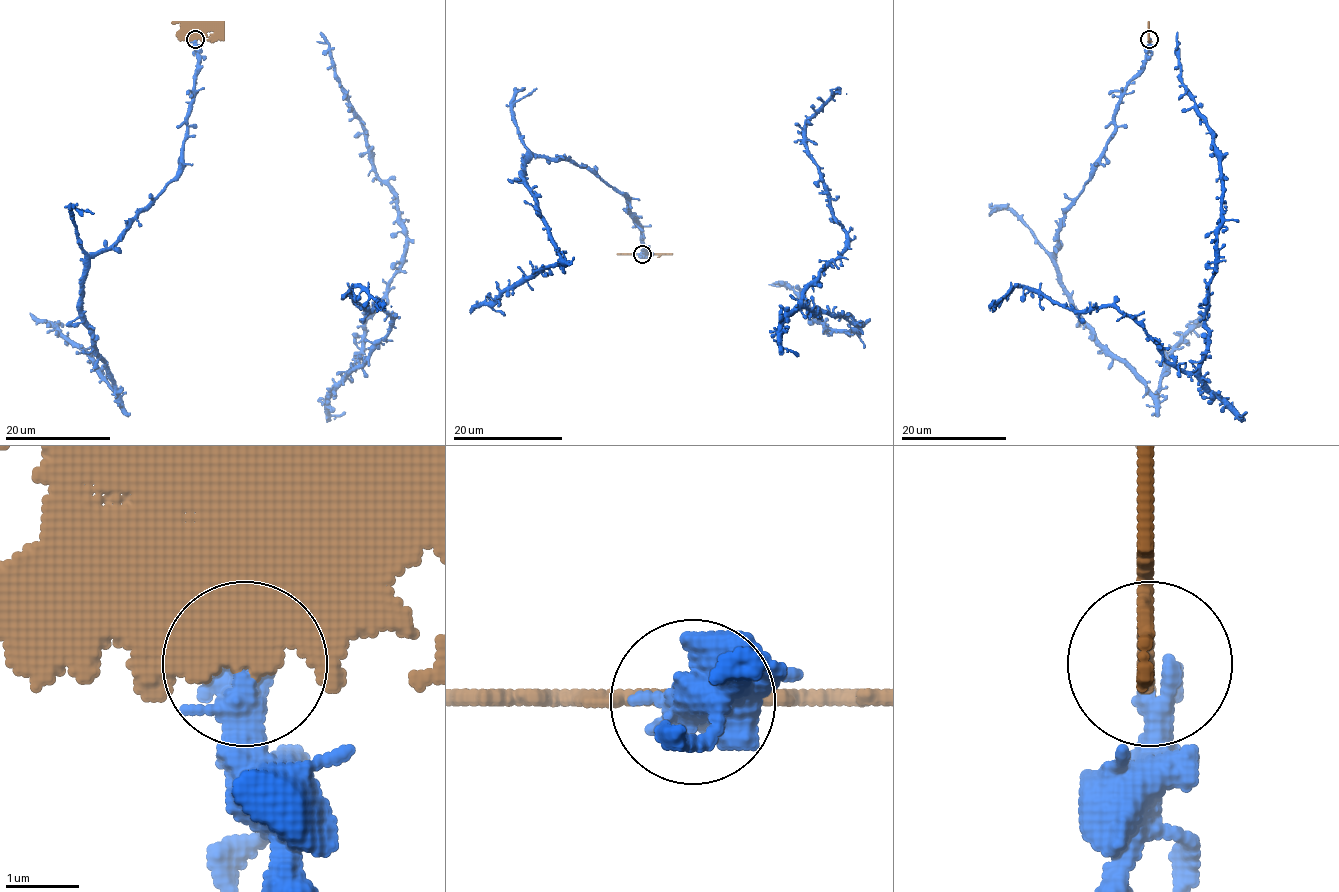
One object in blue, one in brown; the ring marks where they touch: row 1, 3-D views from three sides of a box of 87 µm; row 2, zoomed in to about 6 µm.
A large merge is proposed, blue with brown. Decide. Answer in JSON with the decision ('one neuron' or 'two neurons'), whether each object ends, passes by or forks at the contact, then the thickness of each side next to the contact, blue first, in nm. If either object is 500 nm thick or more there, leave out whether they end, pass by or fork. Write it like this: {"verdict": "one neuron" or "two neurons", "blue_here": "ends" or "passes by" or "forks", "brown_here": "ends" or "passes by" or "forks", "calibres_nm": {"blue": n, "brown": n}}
{"verdict": "two neurons", "blue_here": "ends", "brown_here": "ends", "calibres_nm": {"blue": 480, "brown": 480}}

